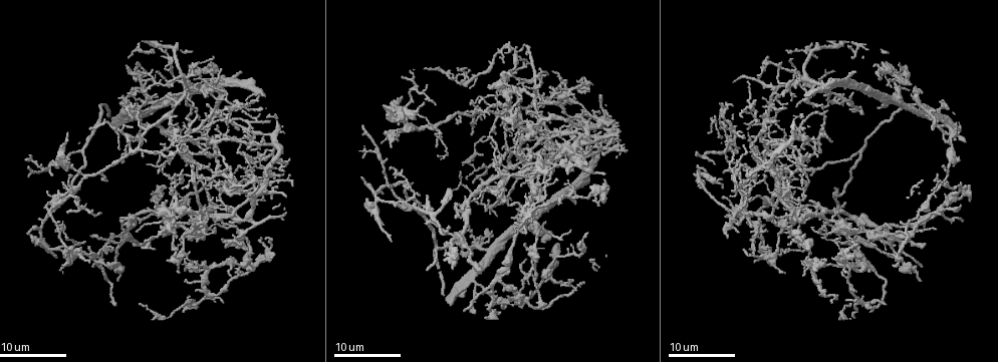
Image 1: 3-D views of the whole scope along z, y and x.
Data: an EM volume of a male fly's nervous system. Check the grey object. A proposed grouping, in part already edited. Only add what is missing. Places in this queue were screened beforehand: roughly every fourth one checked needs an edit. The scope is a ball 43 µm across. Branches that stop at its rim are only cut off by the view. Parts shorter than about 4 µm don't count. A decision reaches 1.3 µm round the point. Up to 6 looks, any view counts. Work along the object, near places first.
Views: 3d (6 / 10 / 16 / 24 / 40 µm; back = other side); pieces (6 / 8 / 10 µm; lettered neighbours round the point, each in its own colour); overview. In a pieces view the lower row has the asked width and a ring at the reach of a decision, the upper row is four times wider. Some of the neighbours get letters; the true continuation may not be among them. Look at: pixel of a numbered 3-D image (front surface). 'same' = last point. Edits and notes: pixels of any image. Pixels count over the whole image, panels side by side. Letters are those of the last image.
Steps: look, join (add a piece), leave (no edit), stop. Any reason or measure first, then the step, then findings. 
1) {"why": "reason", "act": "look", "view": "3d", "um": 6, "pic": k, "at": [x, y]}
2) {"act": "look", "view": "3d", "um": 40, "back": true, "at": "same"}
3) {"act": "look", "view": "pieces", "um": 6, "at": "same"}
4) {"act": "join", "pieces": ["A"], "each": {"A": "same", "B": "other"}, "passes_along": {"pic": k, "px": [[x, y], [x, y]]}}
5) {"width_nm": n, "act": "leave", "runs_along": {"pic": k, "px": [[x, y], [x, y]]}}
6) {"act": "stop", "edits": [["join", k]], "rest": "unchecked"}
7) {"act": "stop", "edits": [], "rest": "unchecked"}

{"why": "branch stops here", "act": "look", "view": "3d", "um": 16, "pic": 1, "at": [751, 135]}

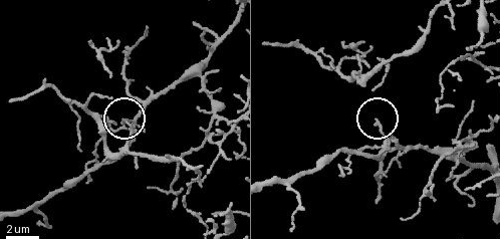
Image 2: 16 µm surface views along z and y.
{"act": "look", "view": "pieces", "um": 6, "pic": 2, "at": [378, 123]}

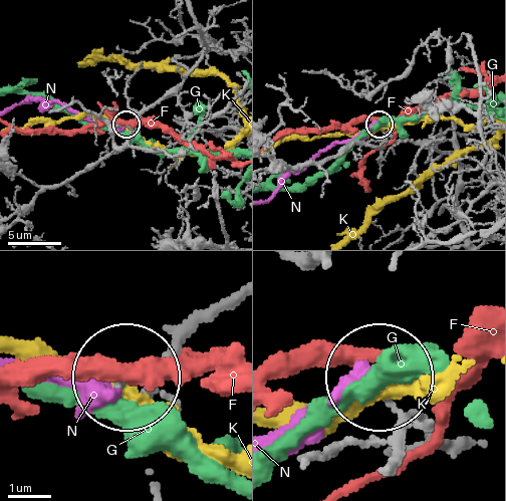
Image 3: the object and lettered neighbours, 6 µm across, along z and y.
{"act": "leave", "each": {"F": "other", "G": "other", "K": "other", "N": "other"}, "runs_along": {"pic": 3, "px": [[176, 350], [125, 383]]}, "found": "none of them fits"}

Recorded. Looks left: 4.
{"why": "tapers out", "act": "look", "view": "3d", "um": 24, "pic": 1, "at": [510, 70]}

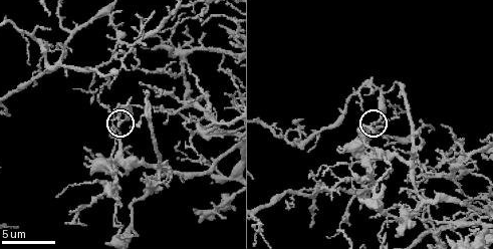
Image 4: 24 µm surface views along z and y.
{"act": "look", "view": "pieces", "um": 10, "pic": 4, "at": [119, 123]}

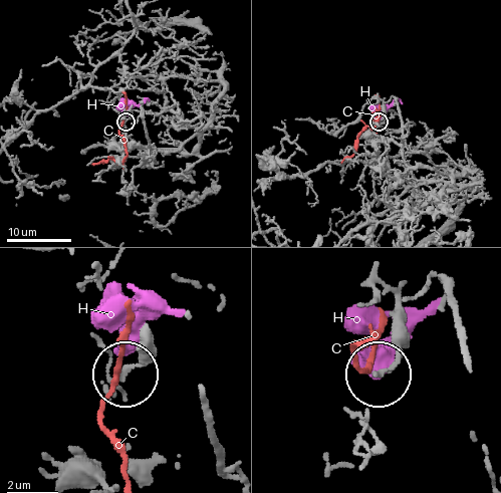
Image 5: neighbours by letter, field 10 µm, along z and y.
{"act": "leave", "each": {"C": "other", "H": "other"}, "found": "none of them fits"}

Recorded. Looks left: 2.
{"why": "free end", "act": "look", "view": "3d", "um": 24, "pic": 1, "at": [810, 201]}

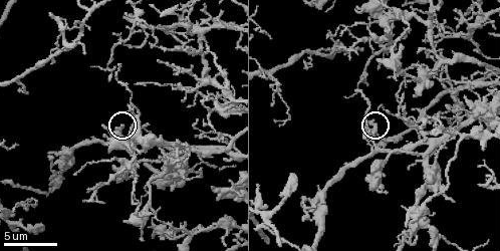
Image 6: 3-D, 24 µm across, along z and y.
{"act": "look", "view": "pieces", "um": 10, "pic": 6, "at": [122, 124]}

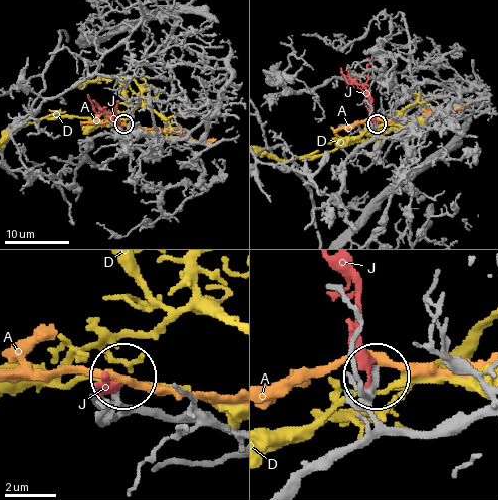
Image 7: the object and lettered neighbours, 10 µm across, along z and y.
{"act": "join", "pieces": ["J"], "each": {"A": "other", "D": "other", "J": "same"}, "passes_along": {"pic": 7, "px": [[410, 430], [376, 417], [353, 267]]}, "found": "it goes on there"}

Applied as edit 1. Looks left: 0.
{"act": "stop", "edits": [["join", 7]], "rest": "unchecked"}

